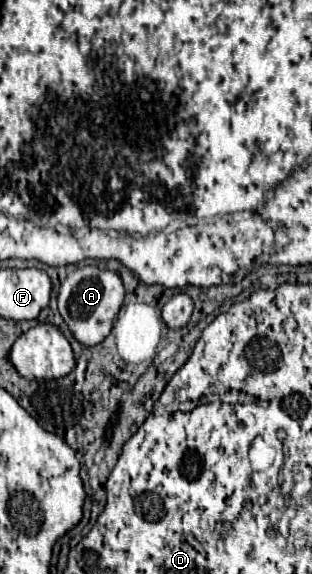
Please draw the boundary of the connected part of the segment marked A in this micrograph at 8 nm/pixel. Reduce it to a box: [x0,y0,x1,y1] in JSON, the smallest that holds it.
[58,267,124,347]

